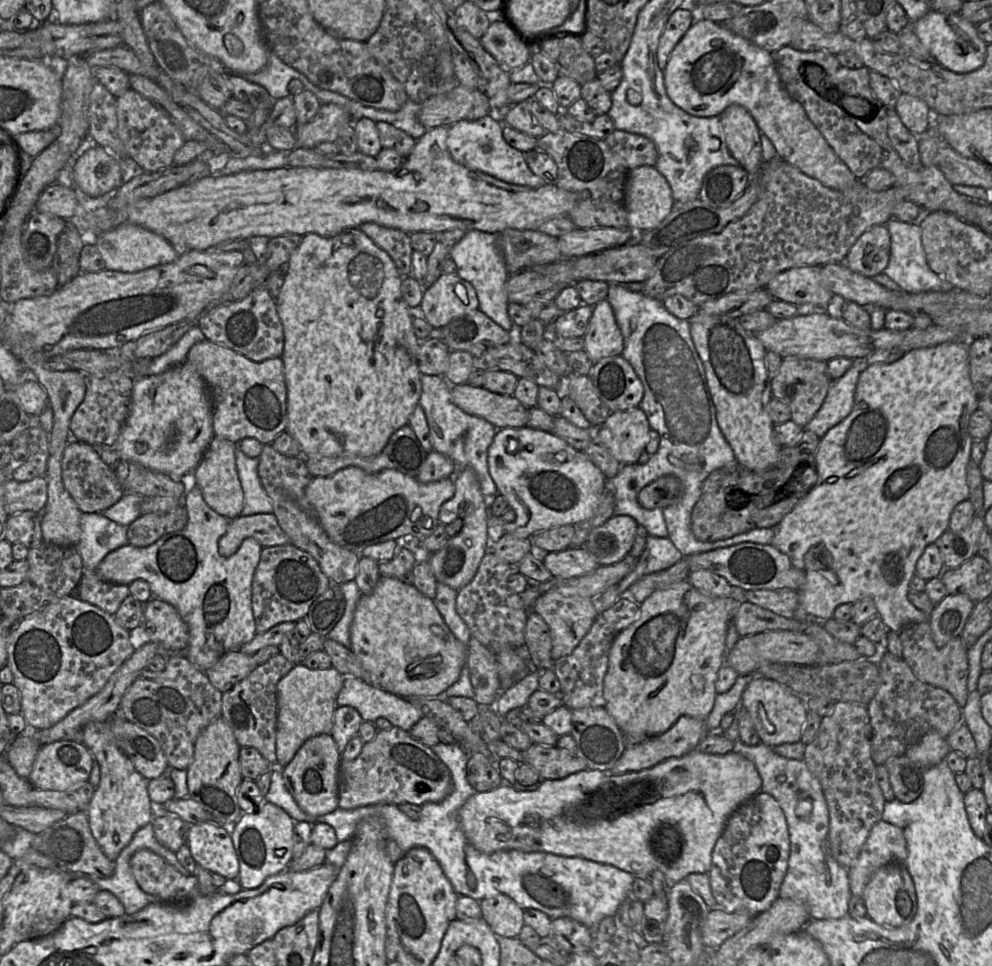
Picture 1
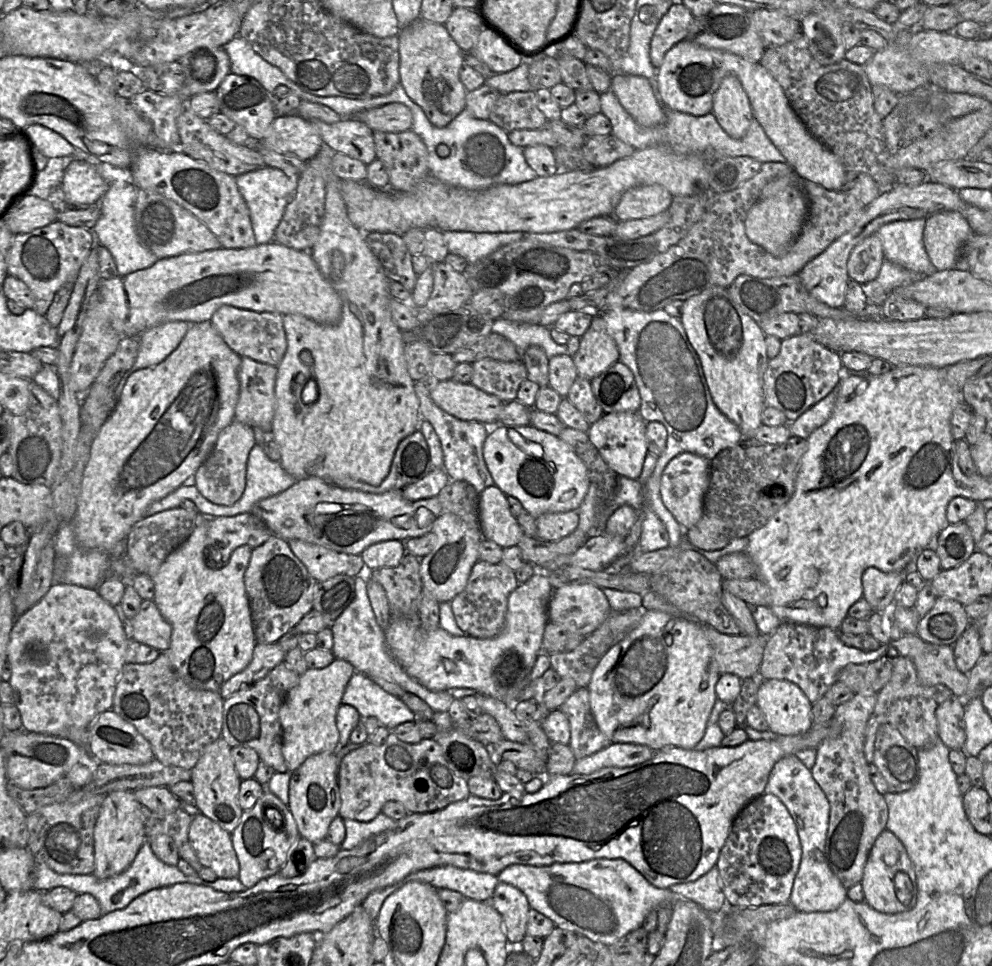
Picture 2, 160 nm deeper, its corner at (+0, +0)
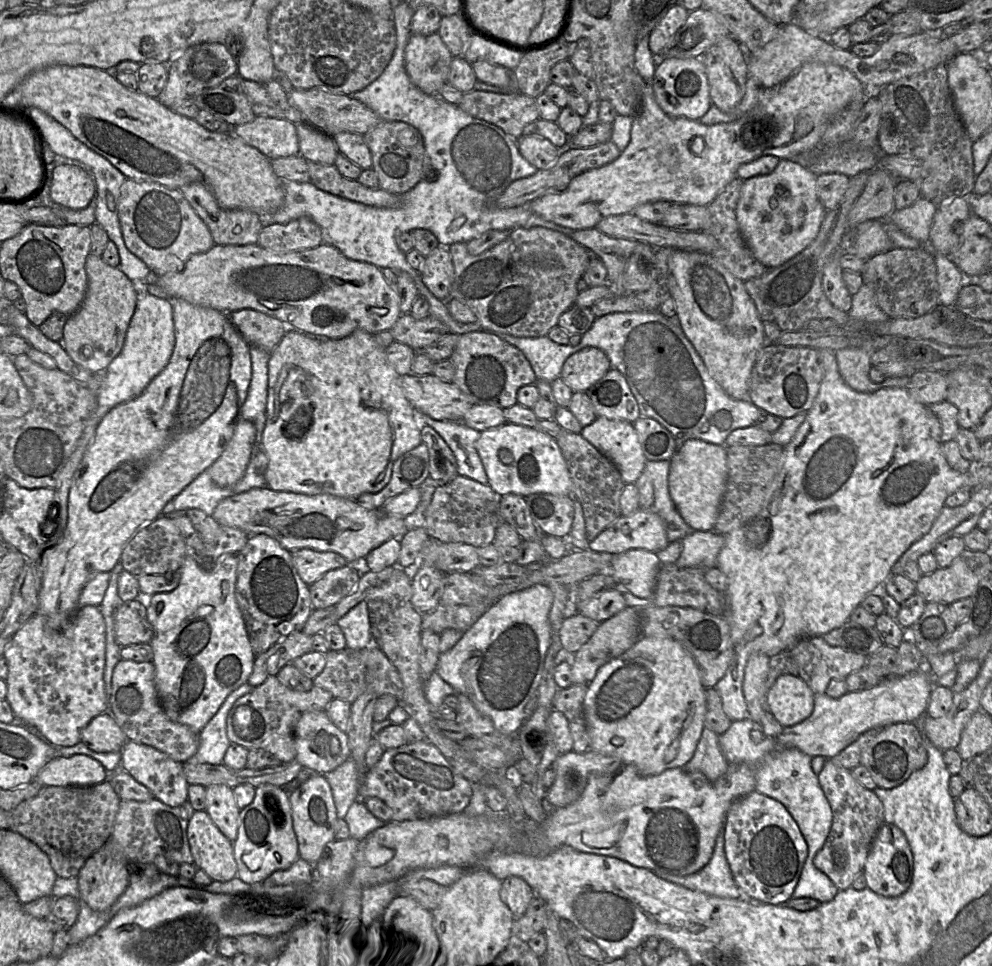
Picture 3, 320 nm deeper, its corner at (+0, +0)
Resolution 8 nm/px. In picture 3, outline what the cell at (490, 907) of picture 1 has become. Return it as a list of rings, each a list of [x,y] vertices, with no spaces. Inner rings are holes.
[[[510,876],[501,881],[500,896],[517,920],[524,915],[535,893],[524,879]]]

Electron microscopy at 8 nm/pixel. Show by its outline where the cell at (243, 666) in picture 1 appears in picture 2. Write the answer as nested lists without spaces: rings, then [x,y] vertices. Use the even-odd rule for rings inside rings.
[[[278,642],[272,644],[257,643],[250,664],[221,686],[219,692],[223,699],[229,698],[244,686],[263,679],[275,666],[284,661],[286,653]]]

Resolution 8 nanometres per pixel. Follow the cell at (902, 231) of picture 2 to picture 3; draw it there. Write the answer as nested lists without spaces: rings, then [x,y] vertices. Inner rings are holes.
[[[920,197],[912,205],[894,210],[885,221],[885,225],[892,223],[909,237],[921,243],[928,242],[929,231],[938,206],[933,202]]]

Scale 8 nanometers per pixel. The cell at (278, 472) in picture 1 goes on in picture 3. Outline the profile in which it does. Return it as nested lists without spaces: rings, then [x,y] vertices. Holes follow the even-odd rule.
[[[303,548],[291,554],[299,576],[308,586],[315,583],[325,573],[349,564],[343,556],[331,551],[321,552]]]

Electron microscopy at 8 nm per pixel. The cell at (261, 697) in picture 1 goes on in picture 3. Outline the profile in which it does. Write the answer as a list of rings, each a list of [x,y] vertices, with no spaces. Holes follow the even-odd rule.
[[[270,676],[234,703],[227,716],[227,737],[231,743],[247,750],[263,749],[283,764],[291,763],[296,757],[294,729],[299,718],[305,712],[326,710],[332,699],[334,697],[329,691],[318,686],[299,692],[283,685],[277,676]]]

